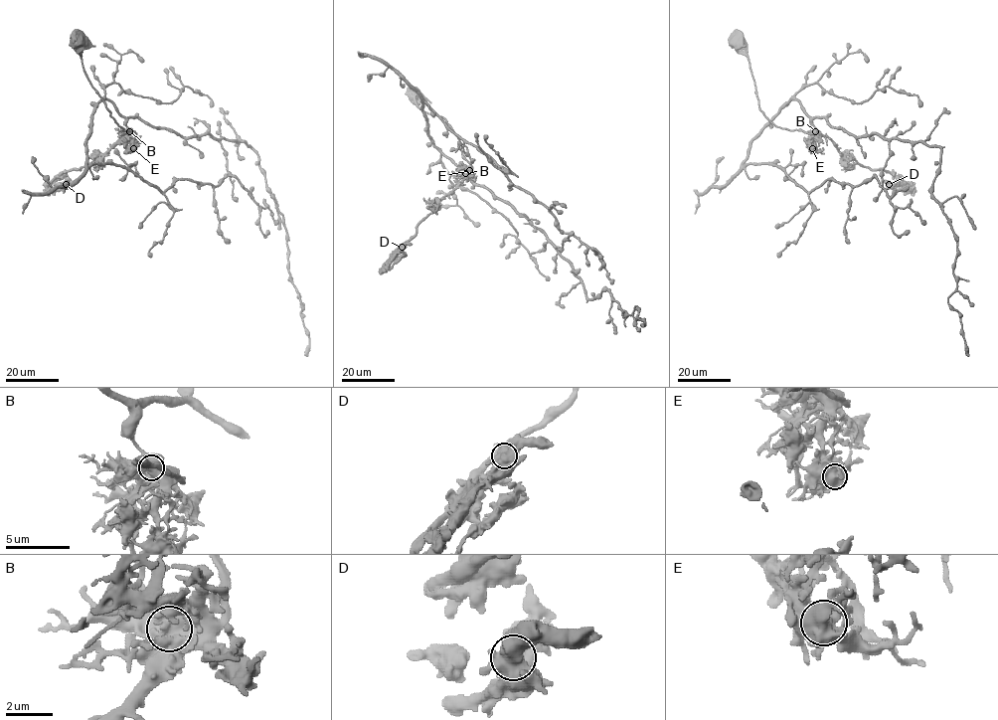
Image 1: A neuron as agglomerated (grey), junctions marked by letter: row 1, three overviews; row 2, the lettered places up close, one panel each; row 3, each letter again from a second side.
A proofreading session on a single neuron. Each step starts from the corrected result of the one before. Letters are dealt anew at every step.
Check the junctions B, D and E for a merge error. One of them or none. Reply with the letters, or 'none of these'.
B

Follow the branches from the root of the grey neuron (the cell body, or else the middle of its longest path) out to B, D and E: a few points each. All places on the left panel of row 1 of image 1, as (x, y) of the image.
B: (77, 42), (83, 69), (90, 86), (117, 124), (123, 130), (135, 133), (129, 130)
D: (77, 42), (90, 86), (117, 124), (135, 133), (122, 136), (80, 169), (61, 173), (47, 187), (66, 184)
E: (77, 42), (83, 69), (90, 86), (117, 124), (123, 130), (135, 133), (133, 148)

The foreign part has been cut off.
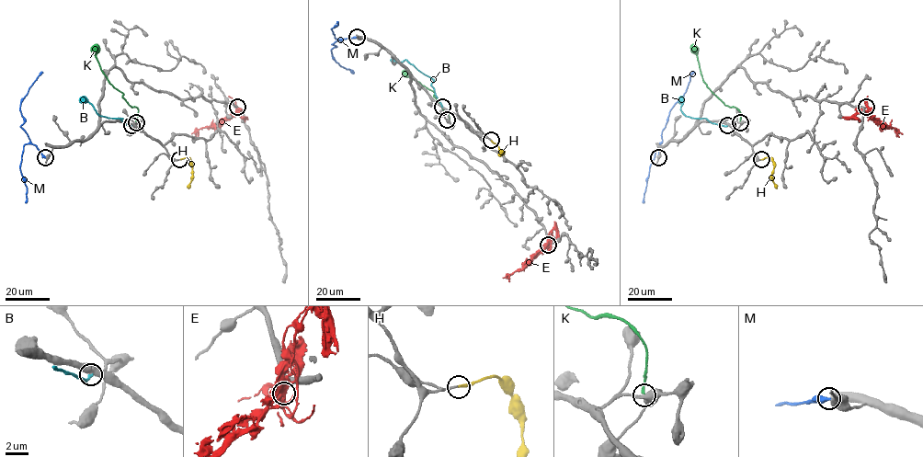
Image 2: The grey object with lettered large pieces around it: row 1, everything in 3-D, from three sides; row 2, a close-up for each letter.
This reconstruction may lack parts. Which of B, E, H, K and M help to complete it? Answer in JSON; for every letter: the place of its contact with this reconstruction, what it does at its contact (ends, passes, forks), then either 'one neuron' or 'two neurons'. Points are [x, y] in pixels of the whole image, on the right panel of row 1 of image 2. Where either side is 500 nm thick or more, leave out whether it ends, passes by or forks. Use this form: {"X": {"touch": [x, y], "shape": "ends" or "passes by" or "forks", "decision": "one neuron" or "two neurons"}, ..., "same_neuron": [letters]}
{"B": {"touch": [727, 125], "decision": "two neurons"}, "E": {"touch": [866, 107], "shape": "forks", "decision": "two neurons"}, "H": {"touch": [761, 159], "shape": "ends", "decision": "one neuron"}, "K": {"touch": [740, 122], "shape": "ends", "decision": "two neurons"}, "M": {"touch": [658, 157], "decision": "two neurons"}, "same_neuron": ["H"]}

